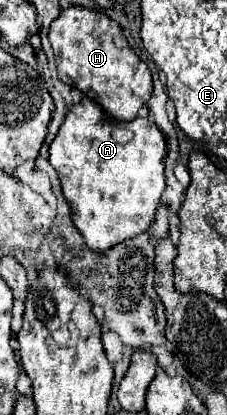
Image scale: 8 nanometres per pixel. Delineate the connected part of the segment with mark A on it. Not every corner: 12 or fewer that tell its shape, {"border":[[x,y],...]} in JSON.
{"border":[[84,97],[50,143],[92,251],[150,227],[166,137]]}

